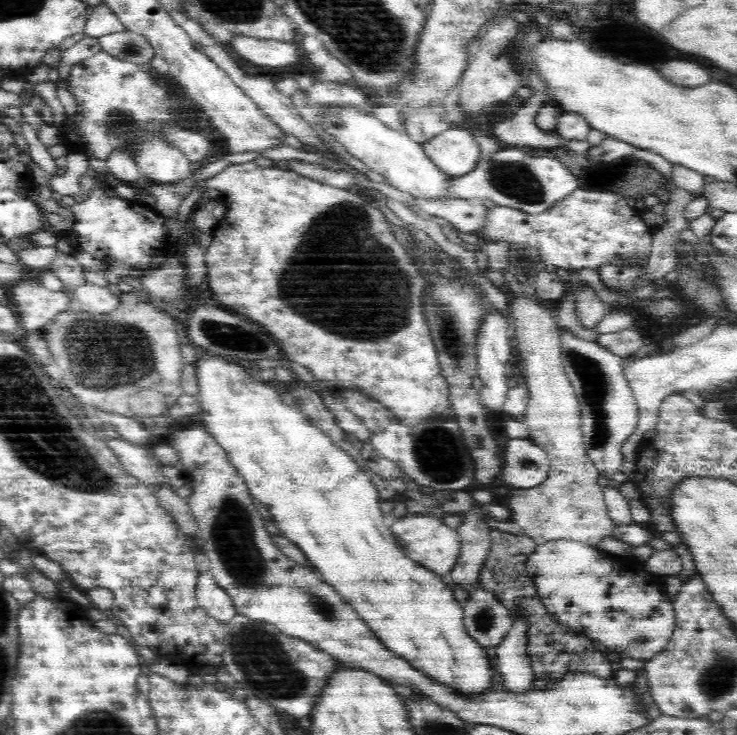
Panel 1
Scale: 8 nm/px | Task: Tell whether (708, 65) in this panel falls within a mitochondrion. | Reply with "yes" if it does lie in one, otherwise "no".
no

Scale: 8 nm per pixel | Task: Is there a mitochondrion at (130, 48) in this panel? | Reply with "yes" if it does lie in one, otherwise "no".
yes

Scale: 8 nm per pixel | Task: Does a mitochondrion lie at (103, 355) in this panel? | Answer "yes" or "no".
yes

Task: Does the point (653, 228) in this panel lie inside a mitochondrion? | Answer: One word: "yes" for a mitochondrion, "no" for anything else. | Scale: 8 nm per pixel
no

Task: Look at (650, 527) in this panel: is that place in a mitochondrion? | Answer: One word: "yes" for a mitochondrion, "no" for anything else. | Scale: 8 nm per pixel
no

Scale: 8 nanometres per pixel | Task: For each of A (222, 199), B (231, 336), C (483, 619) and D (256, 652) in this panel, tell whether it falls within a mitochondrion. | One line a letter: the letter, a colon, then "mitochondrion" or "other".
A: other
B: mitochondrion
C: mitochondrion
D: mitochondrion

